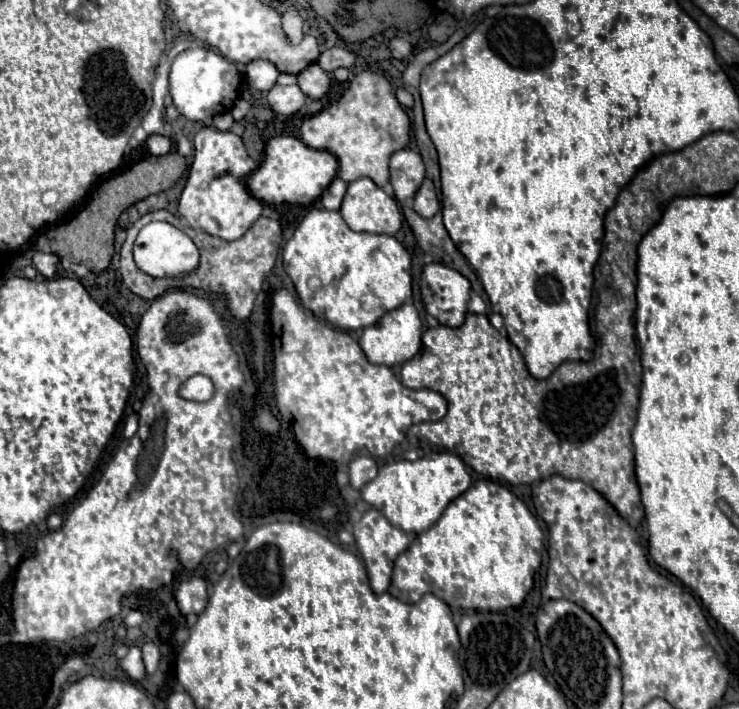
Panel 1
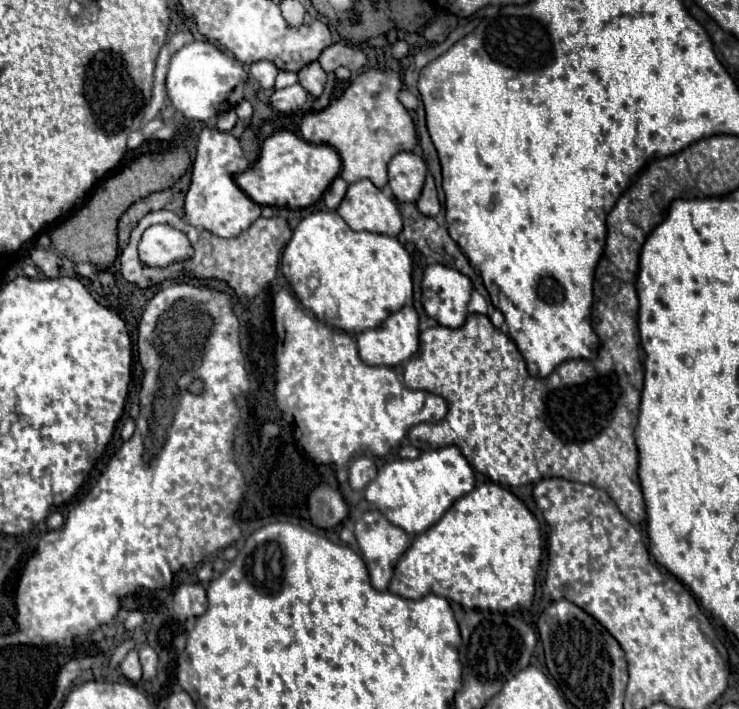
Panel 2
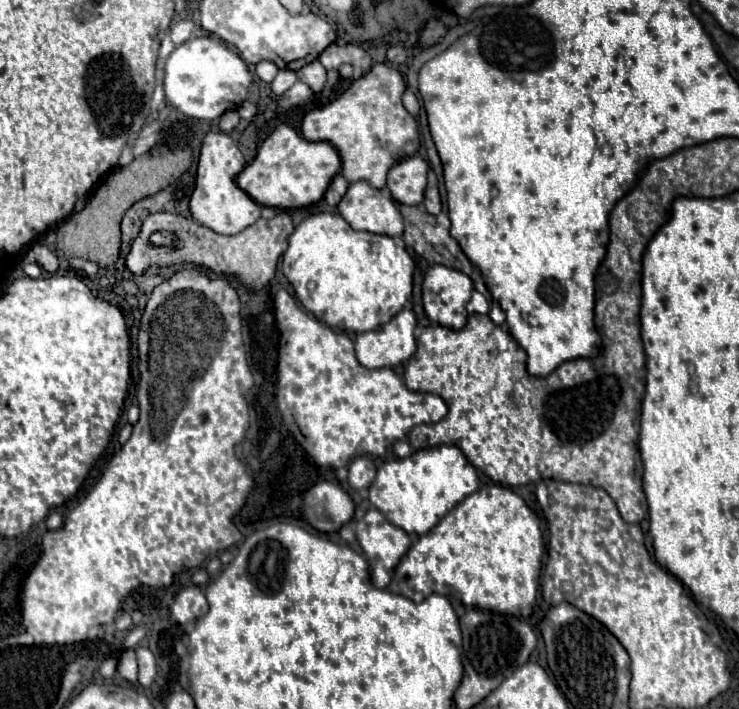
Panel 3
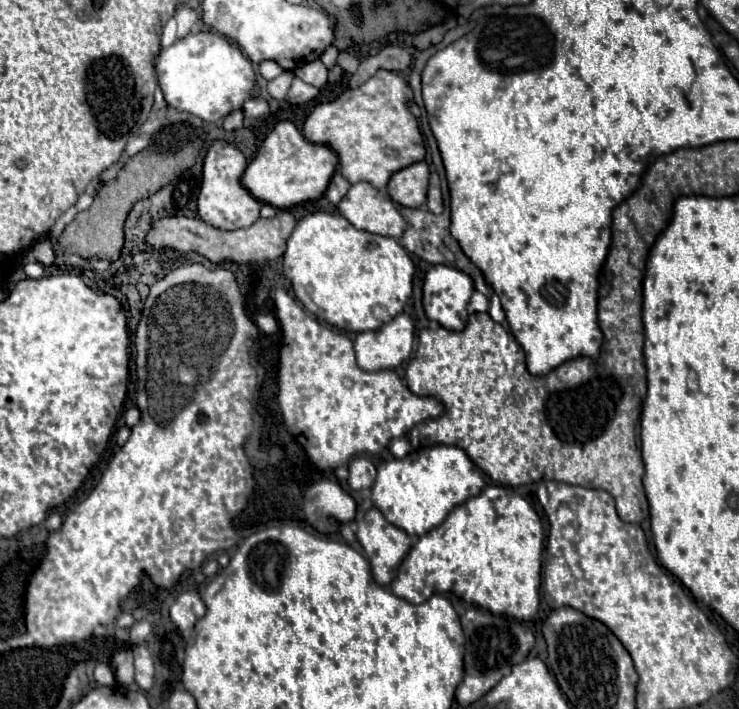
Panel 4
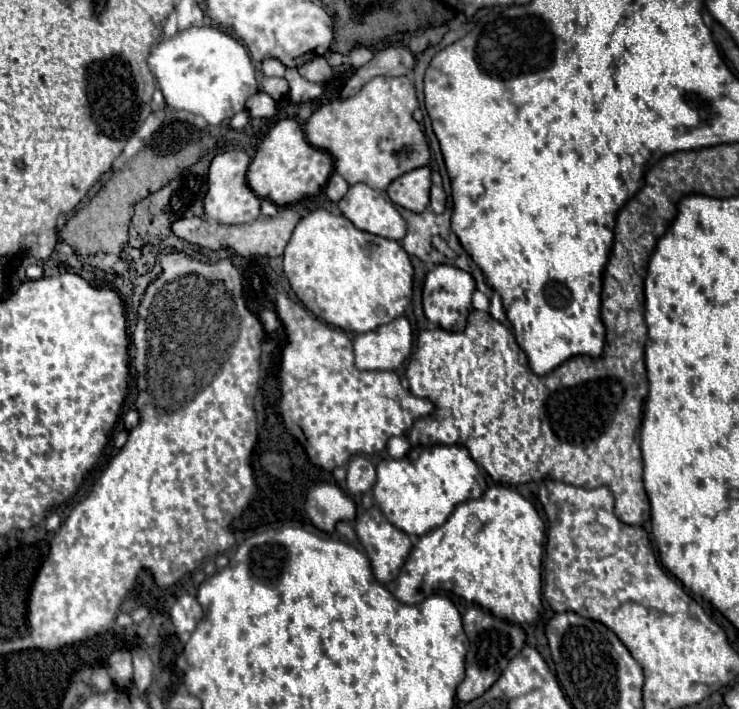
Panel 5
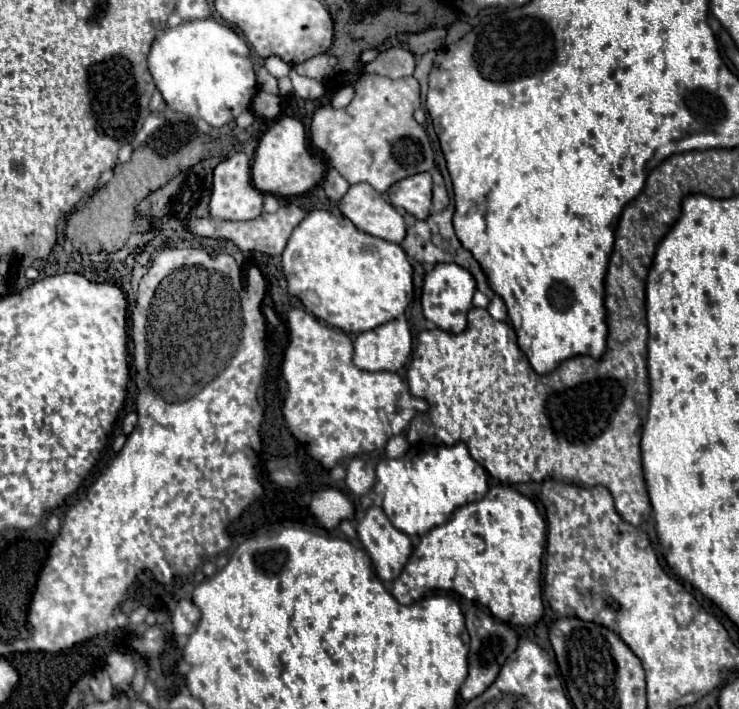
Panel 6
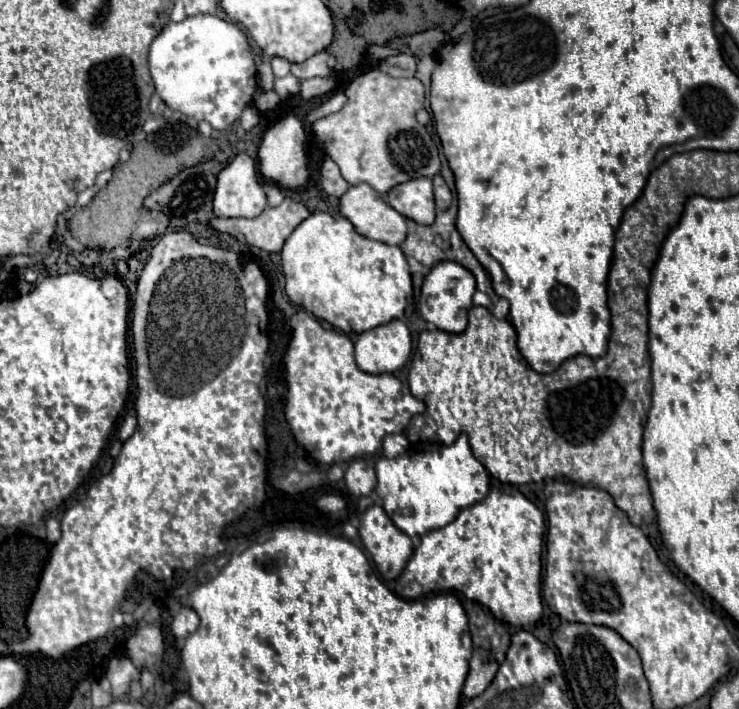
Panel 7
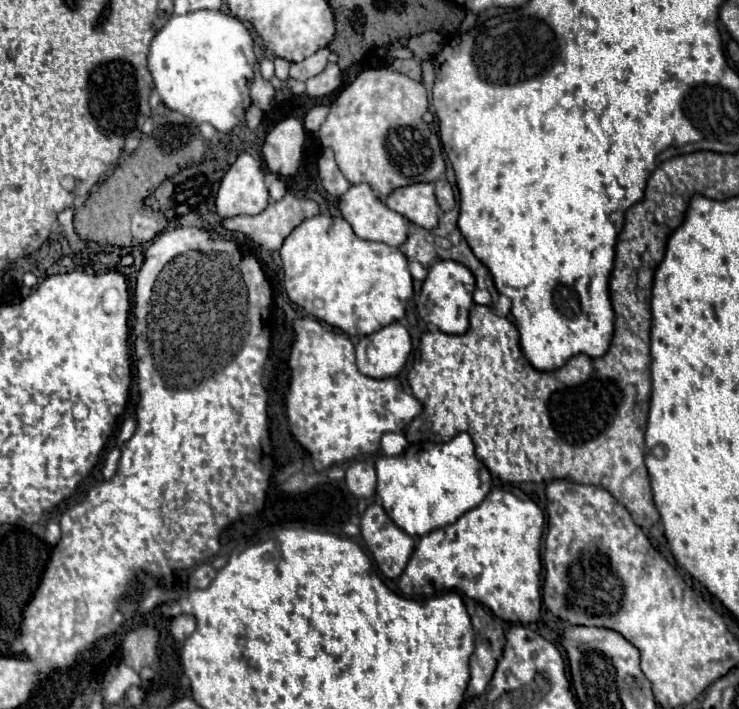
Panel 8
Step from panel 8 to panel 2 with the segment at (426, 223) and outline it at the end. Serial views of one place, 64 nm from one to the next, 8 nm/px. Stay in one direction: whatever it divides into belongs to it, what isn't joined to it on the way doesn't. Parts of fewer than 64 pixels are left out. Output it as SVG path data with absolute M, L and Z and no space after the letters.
M400 152L388 164L390 188L398 202L416 202L426 178L426 162L414 152Z

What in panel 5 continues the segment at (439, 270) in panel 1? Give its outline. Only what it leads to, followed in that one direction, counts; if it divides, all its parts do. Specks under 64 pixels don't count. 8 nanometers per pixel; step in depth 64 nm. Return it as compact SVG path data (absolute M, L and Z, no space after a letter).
M448 264L434 266L434 270L430 270L424 280L422 304L424 304L426 318L444 330L462 332L466 326L468 312L470 312L472 292L474 292L474 278L468 272L464 272L456 266L448 266Z

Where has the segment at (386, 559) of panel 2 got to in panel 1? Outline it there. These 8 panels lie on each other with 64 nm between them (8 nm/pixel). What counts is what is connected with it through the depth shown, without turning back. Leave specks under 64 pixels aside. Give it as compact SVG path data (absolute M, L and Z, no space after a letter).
M370 508L362 518L360 522L354 524L354 538L356 538L356 546L358 546L358 552L362 554L364 558L364 564L366 564L366 570L368 570L368 578L370 578L370 586L376 594L384 594L390 586L390 580L392 580L392 566L394 566L394 560L396 556L406 550L414 538L414 534L408 534L396 526L392 526L384 514L380 514L380 510L374 510Z

